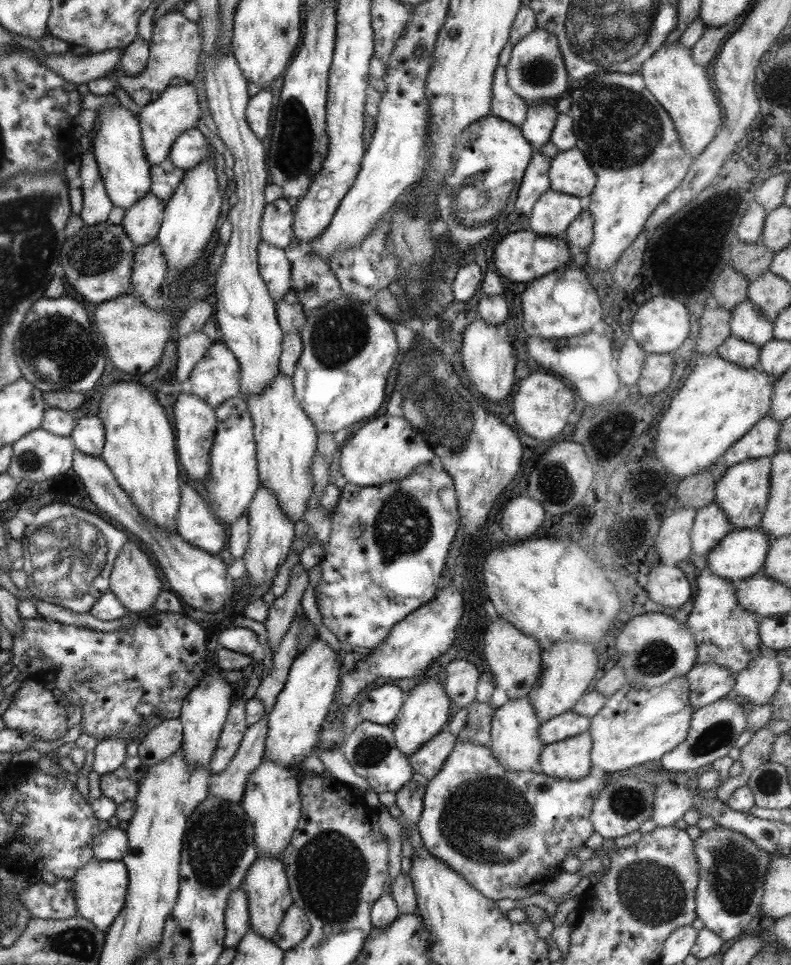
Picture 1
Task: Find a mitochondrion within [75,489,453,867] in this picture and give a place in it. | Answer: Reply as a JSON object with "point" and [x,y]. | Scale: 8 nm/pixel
{"point":[372,750]}

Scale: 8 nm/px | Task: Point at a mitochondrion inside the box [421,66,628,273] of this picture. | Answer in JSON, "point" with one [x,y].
{"point":[479,200]}

